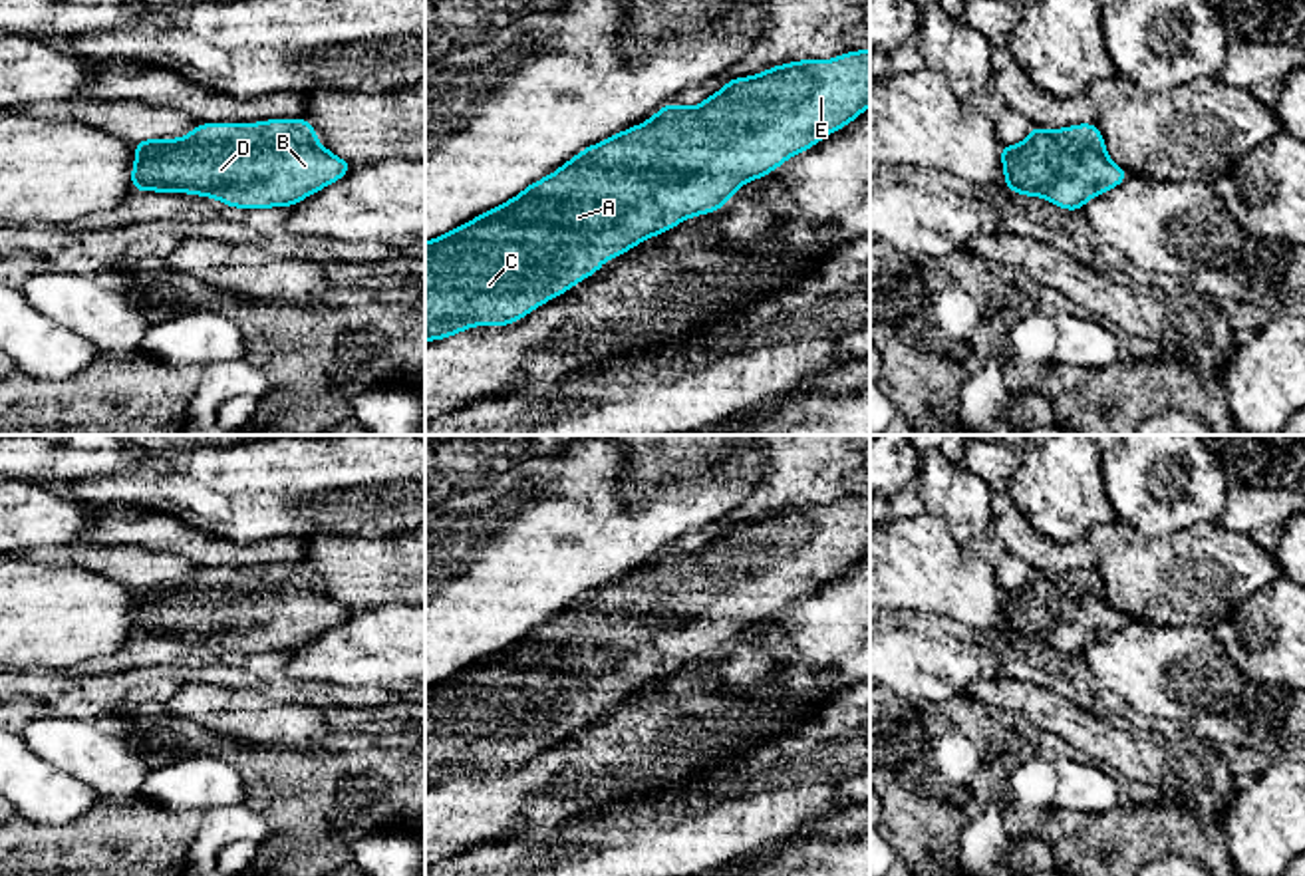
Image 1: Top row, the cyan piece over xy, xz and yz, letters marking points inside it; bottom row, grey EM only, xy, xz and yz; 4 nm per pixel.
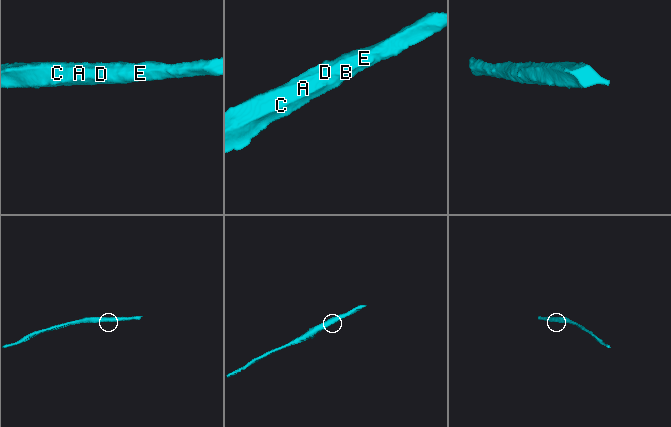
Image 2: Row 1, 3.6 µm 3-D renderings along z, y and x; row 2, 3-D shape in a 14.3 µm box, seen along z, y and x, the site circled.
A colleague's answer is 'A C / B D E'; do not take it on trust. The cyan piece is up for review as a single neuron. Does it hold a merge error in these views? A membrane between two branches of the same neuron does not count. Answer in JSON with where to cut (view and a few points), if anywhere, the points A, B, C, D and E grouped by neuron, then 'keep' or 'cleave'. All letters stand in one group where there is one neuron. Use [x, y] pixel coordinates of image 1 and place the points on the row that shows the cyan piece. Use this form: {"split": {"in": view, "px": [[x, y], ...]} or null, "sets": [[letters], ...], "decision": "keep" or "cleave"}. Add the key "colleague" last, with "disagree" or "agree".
{"split": null, "sets": [["A", "B", "C", "D", "E"]], "decision": "keep", "colleague": "disagree"}

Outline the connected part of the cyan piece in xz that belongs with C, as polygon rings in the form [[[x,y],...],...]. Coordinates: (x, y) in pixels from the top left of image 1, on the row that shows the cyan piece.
[[[870,50],[848,52],[826,62],[783,64],[759,75],[735,77],[695,107],[663,105],[638,127],[586,147],[505,205],[425,242],[425,342],[449,338],[473,326],[518,322],[530,310],[596,274],[604,260],[622,256],[689,217],[719,211],[741,185],[769,175],[789,157],[848,125],[866,107],[870,107]]]

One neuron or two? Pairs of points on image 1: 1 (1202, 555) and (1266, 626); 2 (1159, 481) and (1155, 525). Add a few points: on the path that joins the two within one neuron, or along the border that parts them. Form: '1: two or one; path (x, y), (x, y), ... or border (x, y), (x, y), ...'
1: two; border (1282, 573), (1250, 592), (1210, 628)
2: one; path (1157, 491), (1155, 515)

